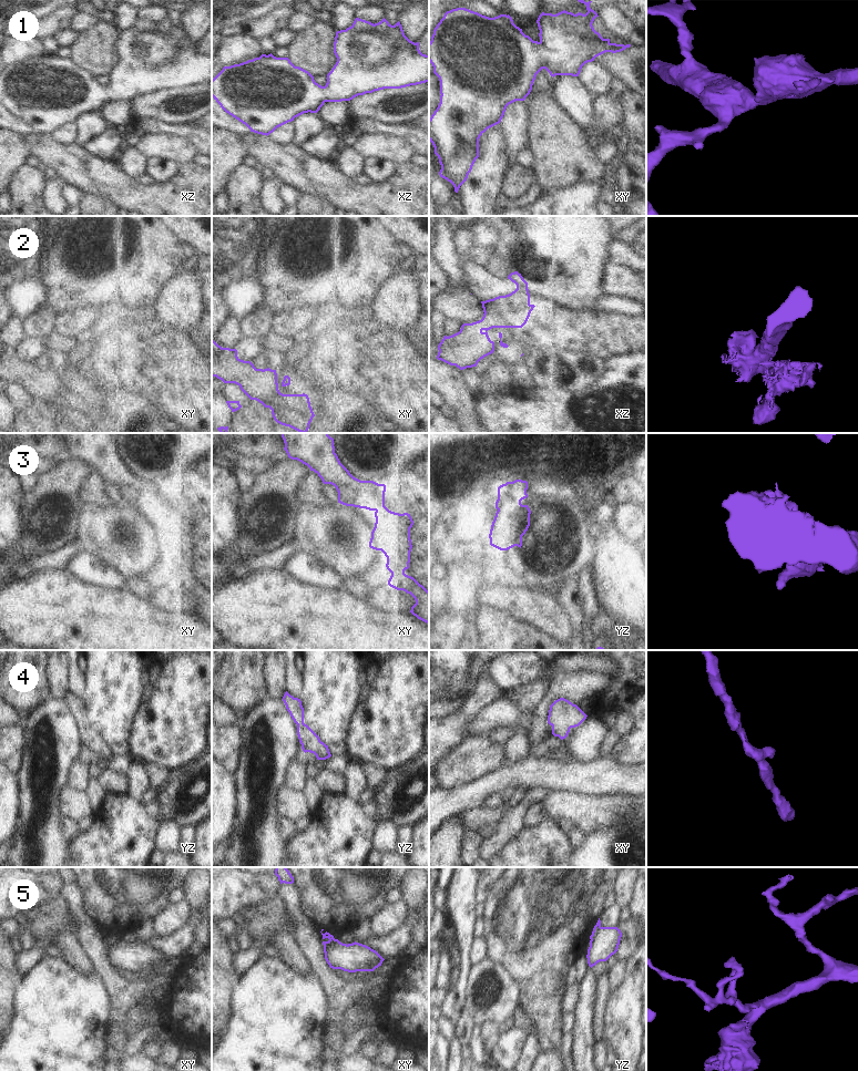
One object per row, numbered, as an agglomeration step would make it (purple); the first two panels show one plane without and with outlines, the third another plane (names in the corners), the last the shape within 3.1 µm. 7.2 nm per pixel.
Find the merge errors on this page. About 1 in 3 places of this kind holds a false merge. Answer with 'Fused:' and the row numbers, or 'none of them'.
Fused: 5

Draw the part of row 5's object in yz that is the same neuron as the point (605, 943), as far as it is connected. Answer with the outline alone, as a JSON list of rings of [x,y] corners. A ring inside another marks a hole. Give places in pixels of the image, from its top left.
[[[601,927],[590,940],[588,964],[592,968],[600,961],[606,961],[617,951],[622,933],[617,927]]]

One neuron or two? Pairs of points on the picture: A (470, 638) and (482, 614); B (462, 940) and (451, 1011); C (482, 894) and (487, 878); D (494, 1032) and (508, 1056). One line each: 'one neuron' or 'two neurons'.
A: two neurons
B: one neuron
C: one neuron
D: two neurons

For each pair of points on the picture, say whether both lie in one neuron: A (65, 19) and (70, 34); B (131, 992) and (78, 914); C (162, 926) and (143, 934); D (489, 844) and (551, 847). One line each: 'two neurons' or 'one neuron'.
A: two neurons
B: one neuron
C: two neurons
D: two neurons

